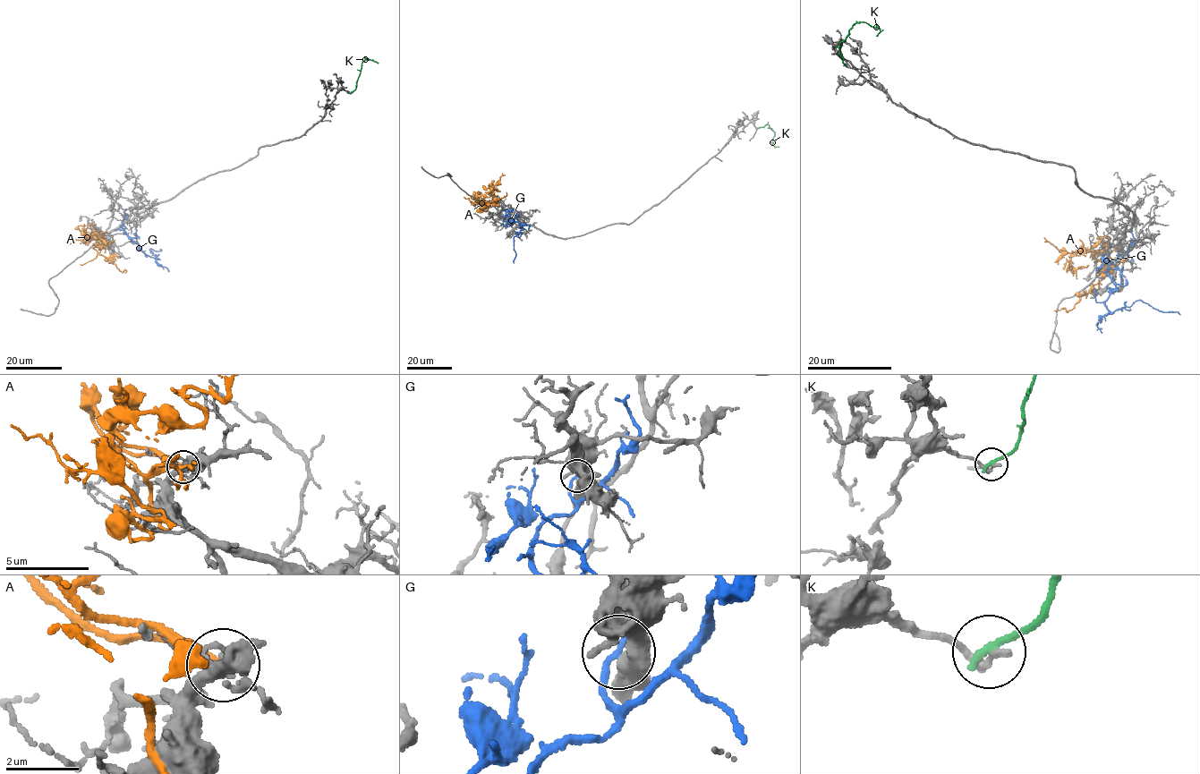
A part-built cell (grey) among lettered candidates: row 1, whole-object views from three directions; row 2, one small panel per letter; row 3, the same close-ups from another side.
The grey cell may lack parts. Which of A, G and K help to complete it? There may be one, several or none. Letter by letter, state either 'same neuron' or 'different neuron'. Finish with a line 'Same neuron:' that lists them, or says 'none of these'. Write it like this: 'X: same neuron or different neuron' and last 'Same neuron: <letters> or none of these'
A: different neuron
G: different neuron
K: different neuron
Same neuron: none of these

